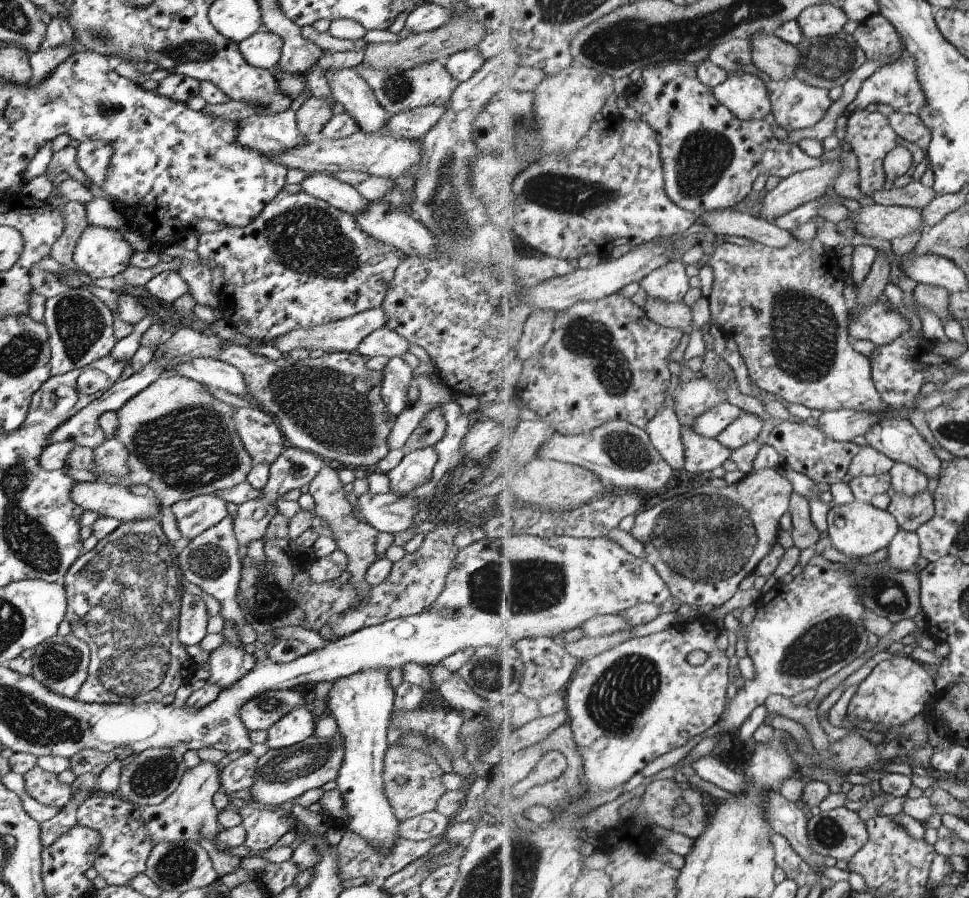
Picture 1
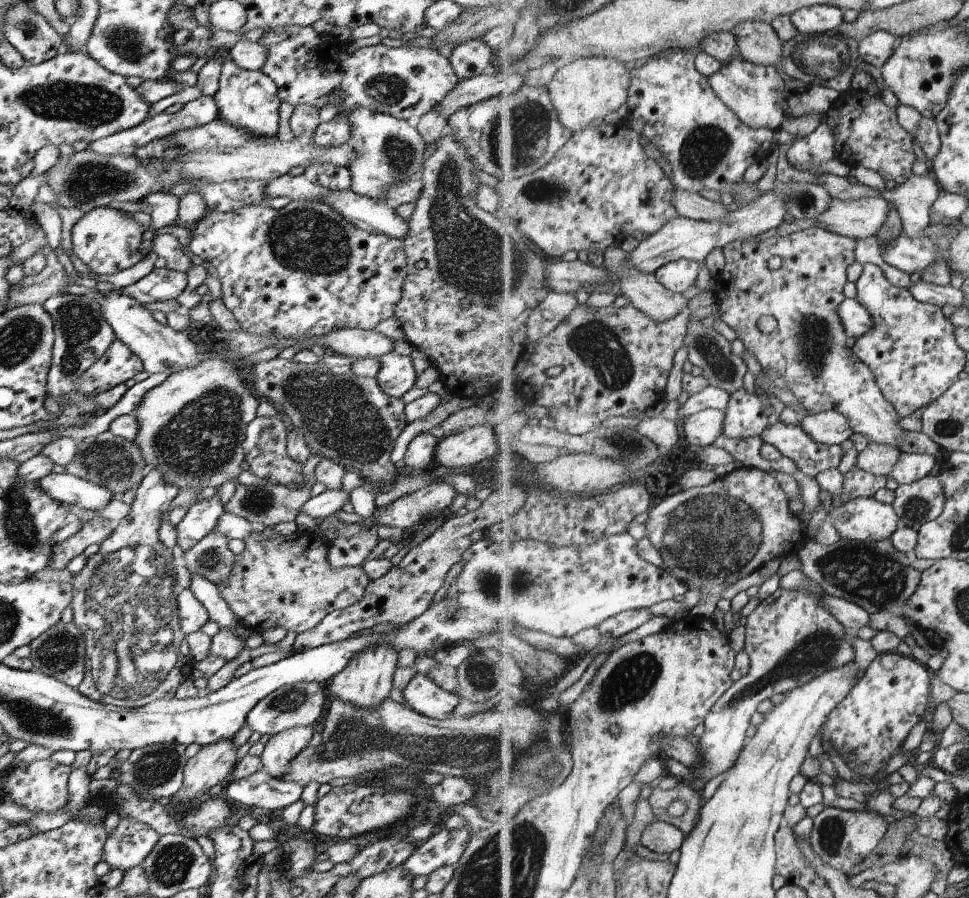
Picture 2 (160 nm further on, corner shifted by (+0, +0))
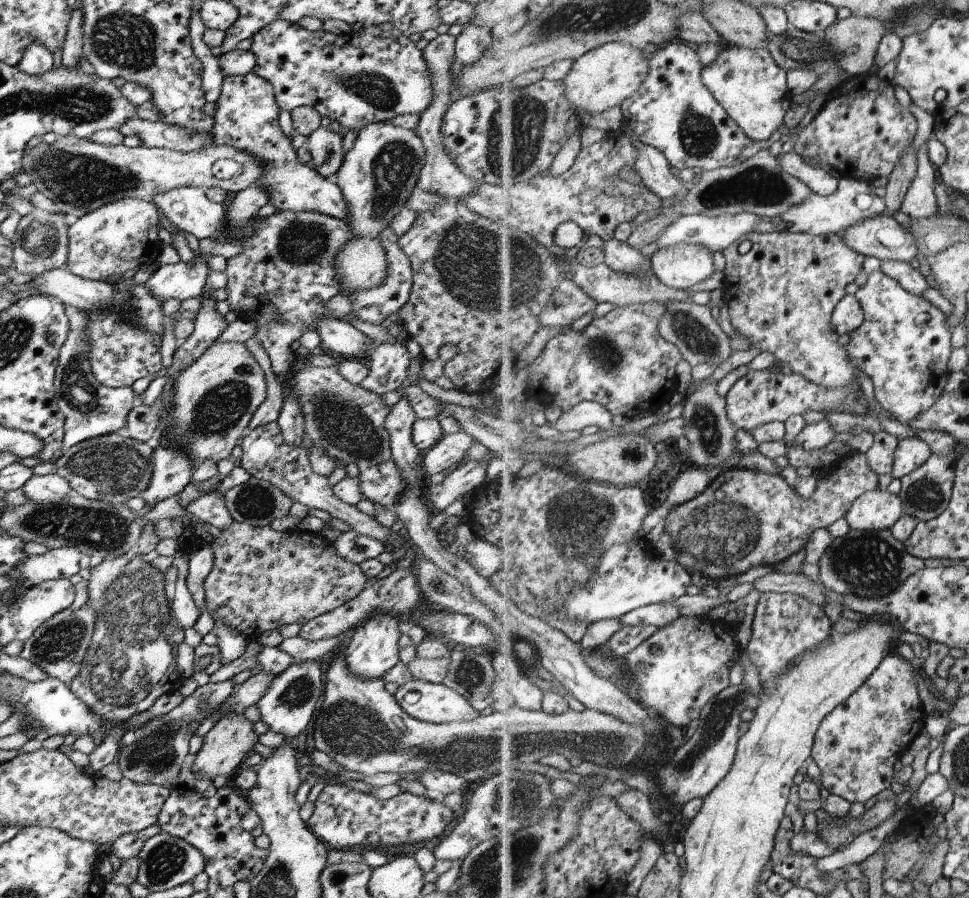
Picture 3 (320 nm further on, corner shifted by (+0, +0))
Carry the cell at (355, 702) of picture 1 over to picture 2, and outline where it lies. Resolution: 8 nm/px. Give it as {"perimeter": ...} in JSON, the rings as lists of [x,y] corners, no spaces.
{"perimeter":[[[385,643],[362,648],[356,652],[356,655],[351,656],[347,664],[335,676],[330,678],[327,695],[332,696],[332,698],[337,697],[350,705],[370,710],[385,697],[388,697],[389,690],[393,686],[396,660],[397,652]]]}

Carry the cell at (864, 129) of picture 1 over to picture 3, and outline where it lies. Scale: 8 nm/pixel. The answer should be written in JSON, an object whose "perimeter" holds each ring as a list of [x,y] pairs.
{"perimeter":[[[876,74],[852,75],[841,82],[829,92],[827,100],[813,118],[808,125],[799,123],[790,130],[792,138],[788,147],[814,167],[819,167],[820,163],[832,165],[833,169],[839,169],[841,177],[868,182],[879,176],[889,178],[903,151],[917,134],[917,118],[899,104],[893,84],[887,79],[878,78]]]}

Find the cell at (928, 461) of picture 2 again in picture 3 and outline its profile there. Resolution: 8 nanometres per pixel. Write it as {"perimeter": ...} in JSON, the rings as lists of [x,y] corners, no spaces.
{"perimeter":[[[922,438],[901,439],[898,444],[892,476],[901,480],[917,470],[932,455],[931,447]]]}

